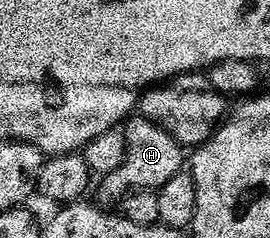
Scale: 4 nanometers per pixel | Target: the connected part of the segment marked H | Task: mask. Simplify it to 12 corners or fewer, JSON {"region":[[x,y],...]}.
{"region":[[149,118],[122,125],[127,153],[98,181],[103,206],[157,190],[185,168],[184,147]]}

